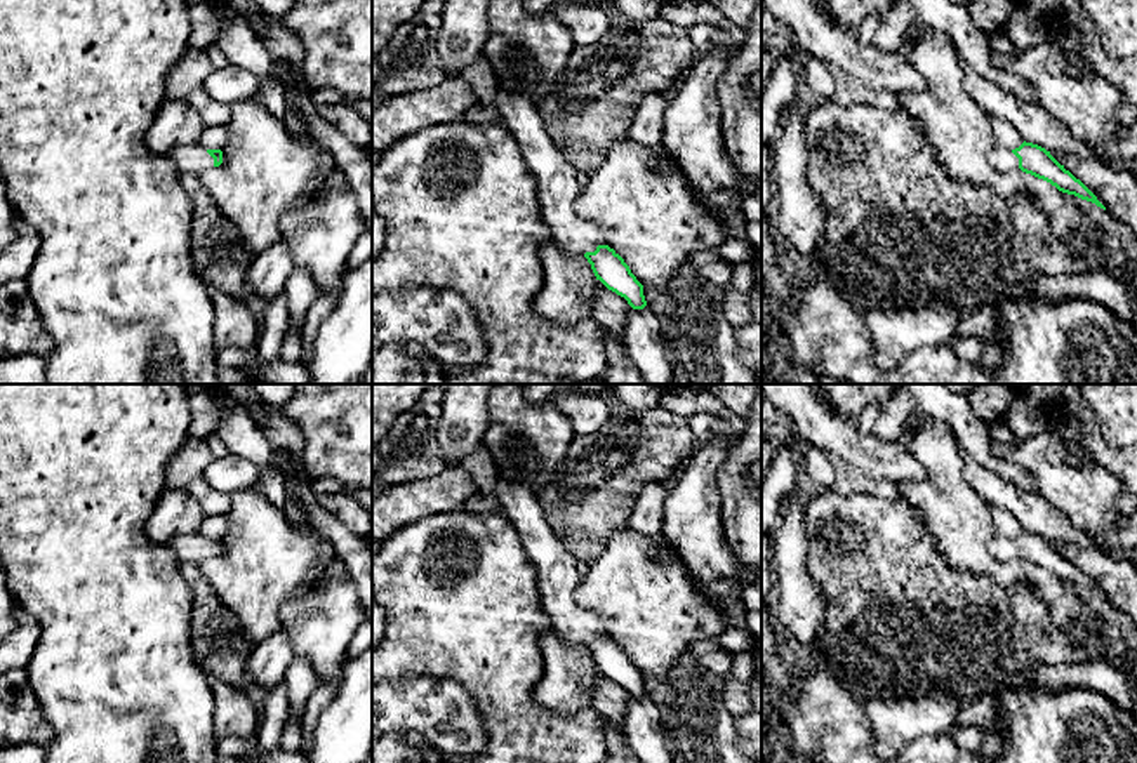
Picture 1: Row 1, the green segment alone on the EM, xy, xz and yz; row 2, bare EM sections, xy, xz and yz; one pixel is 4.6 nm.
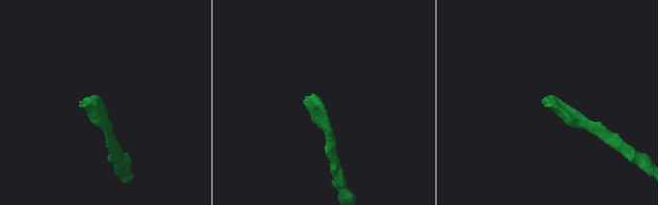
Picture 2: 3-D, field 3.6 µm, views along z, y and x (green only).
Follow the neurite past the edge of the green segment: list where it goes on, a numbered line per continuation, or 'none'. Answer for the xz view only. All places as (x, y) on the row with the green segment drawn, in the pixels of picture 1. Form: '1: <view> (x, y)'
1: xz (558, 188)

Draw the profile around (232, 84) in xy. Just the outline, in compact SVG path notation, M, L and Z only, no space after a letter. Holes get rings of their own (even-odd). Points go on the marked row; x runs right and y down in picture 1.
M226 64L216 68L203 82L205 92L224 106L254 99L259 89L259 78L245 68Z

